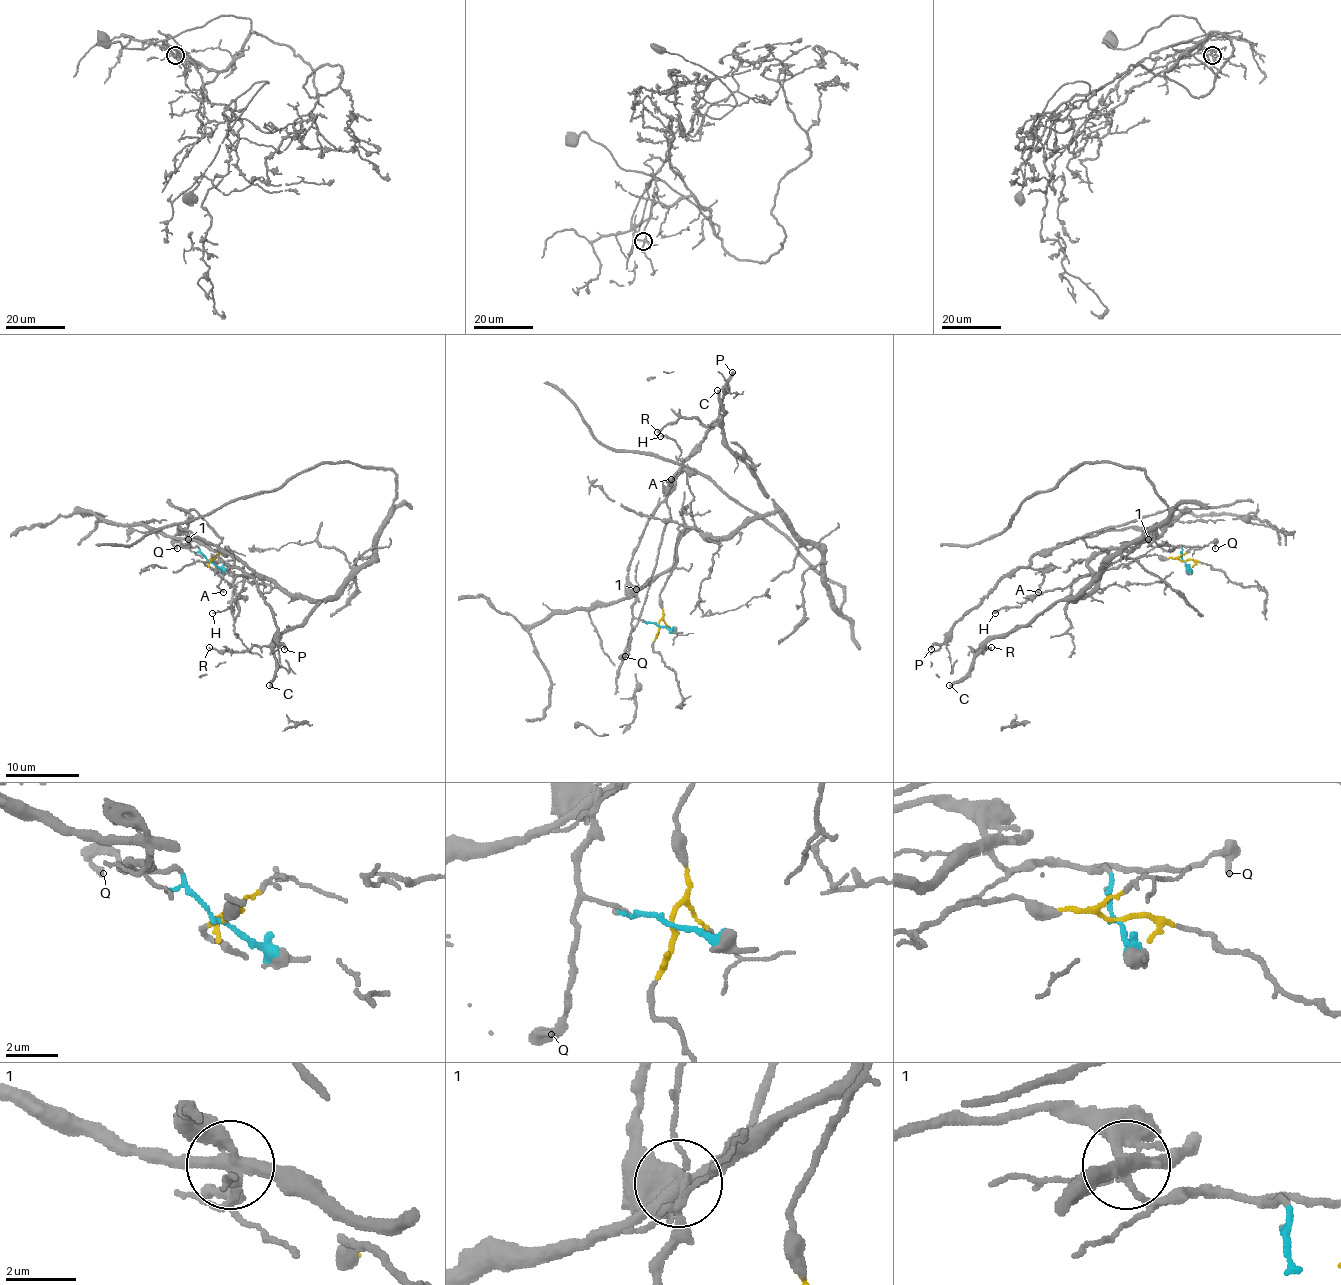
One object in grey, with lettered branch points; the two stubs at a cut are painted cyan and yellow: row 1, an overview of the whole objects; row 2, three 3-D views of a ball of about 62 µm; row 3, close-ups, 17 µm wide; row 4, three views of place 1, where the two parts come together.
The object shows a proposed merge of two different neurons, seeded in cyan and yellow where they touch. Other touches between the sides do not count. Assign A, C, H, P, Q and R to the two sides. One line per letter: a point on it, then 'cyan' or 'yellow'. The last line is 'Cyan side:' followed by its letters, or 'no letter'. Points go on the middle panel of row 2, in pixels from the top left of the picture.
A: (671, 479) | cyan
C: (717, 390) | yellow
H: (660, 436) | yellow
P: (732, 372) | cyan
Q: (625, 656) | cyan
R: (657, 432) | yellow
Cyan side: A, P, Q

